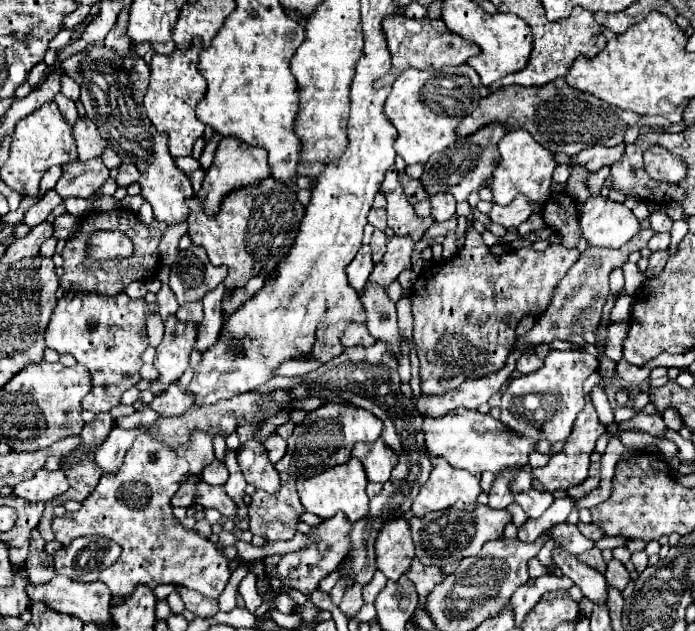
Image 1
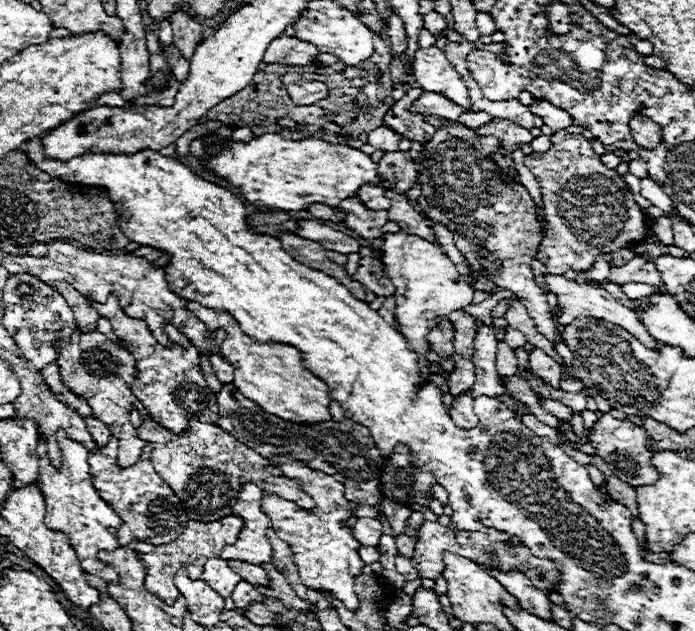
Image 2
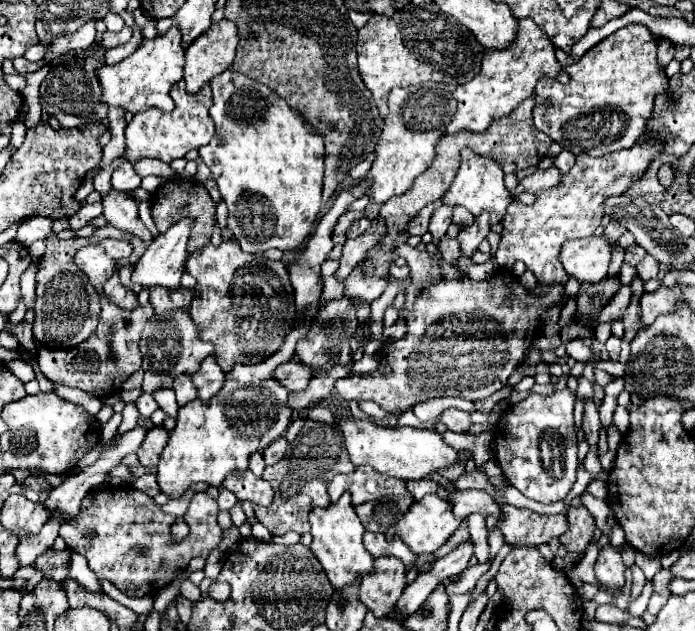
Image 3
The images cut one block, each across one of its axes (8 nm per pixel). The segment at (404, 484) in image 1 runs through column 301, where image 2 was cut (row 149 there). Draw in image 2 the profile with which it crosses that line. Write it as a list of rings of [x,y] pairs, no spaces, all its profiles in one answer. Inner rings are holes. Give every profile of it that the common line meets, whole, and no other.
[[[380,126],[368,134],[368,144],[372,144],[376,150],[384,150],[384,152],[396,152],[400,140],[402,140],[402,136],[386,126]]]

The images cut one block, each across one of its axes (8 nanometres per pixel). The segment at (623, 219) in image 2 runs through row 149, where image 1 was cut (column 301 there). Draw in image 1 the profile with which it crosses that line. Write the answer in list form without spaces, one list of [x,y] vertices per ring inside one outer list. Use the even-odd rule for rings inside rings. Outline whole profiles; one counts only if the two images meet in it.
[[[338,512],[330,520],[324,520],[320,526],[316,526],[316,532],[312,534],[312,542],[308,548],[284,556],[268,556],[264,558],[264,566],[270,574],[276,574],[286,588],[296,588],[304,594],[310,594],[318,586],[318,582],[330,572],[334,572],[340,560],[348,556],[348,548],[352,544],[352,540],[348,540],[350,532],[352,532],[352,524],[348,524],[348,518],[342,512]]]

